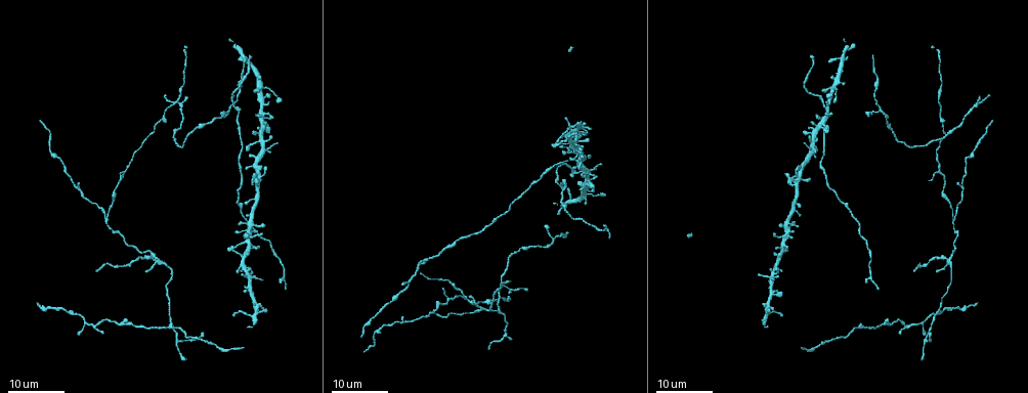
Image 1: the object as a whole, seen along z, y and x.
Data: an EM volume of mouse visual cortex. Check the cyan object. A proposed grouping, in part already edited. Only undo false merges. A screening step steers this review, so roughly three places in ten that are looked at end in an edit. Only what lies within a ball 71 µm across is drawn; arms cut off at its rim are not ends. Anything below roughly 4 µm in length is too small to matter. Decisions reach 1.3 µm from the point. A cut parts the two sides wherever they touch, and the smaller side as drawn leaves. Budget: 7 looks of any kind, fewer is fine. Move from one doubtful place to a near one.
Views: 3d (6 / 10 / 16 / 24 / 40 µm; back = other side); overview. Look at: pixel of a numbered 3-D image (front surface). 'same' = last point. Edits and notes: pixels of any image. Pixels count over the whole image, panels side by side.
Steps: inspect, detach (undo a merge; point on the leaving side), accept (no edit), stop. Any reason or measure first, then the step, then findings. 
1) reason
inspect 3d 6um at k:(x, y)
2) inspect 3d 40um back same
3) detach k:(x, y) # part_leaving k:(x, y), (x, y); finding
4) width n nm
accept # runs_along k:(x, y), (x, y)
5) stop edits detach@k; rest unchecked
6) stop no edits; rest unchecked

three arms meet
inspect 3d 24um at 1:(240, 150)

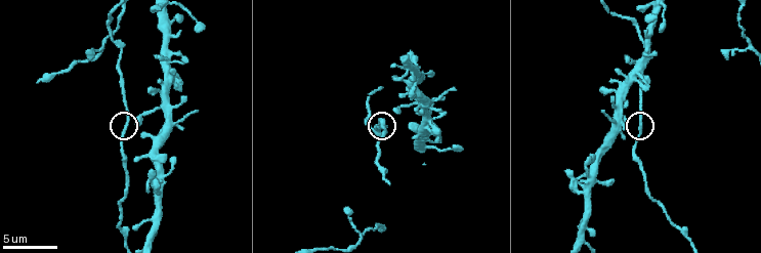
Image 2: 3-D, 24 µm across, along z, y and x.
inspect 3d 10um at 2:(639, 130)

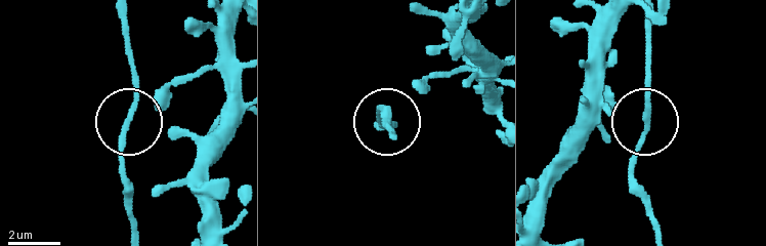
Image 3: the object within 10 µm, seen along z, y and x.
width 170 nm
accept # continuous, no second neuron

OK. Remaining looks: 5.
inspect 3d 16um at 1:(770, 278)

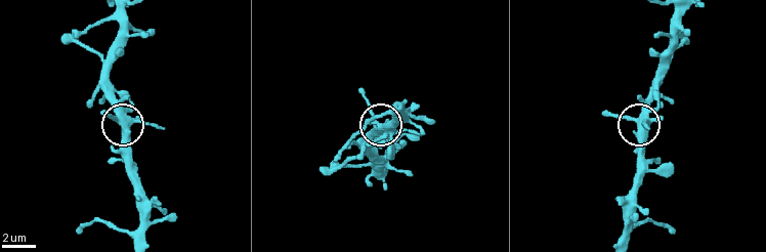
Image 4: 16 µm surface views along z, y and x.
inspect 3d 6um at 4:(638, 122)

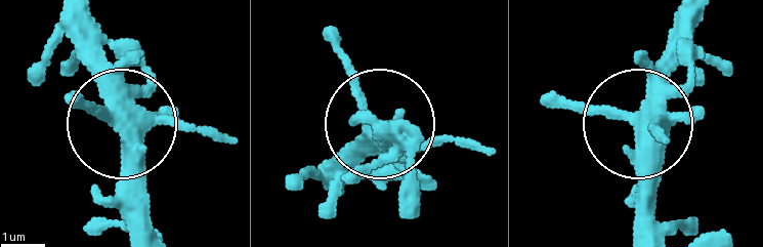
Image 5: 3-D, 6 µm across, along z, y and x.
width 320 nm
accept # runs_along 5:(86, 16), (112, 119), (68, 105); one neuron here

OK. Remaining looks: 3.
four-way junction
inspect 3d 16um at 2:(162, 107)

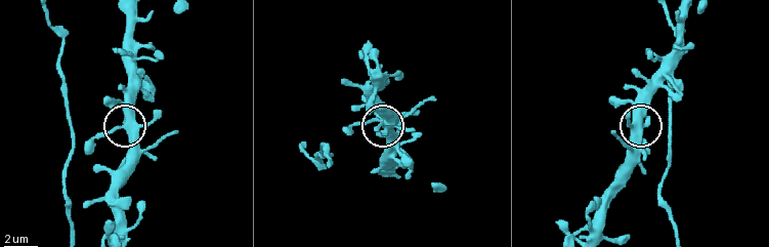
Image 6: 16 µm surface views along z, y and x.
other side
inspect 3d 16um back at 6:(125, 126)

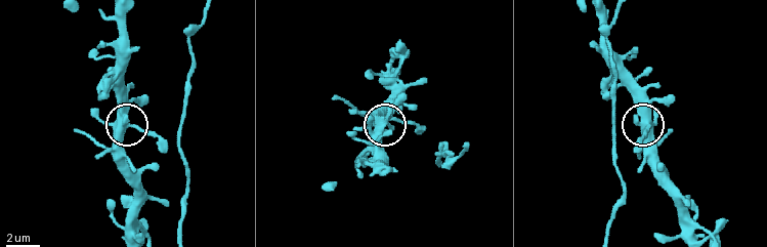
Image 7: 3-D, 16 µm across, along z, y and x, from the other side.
width 410 nm
accept # runs_along 7:(124, 12), (124, 120), (128, 127), (164, 139); one neuron here

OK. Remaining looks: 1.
stop no edits; rest unchecked

